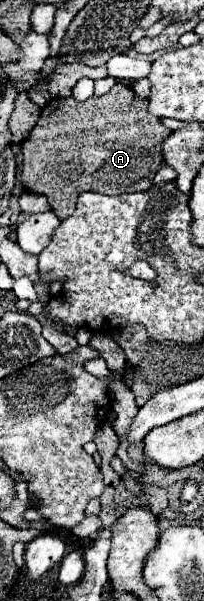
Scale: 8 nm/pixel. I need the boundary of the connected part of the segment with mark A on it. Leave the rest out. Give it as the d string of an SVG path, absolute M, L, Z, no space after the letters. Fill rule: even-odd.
M115 83L115 87L107 95L93 95L87 101L77 101L73 97L67 99L51 99L43 109L37 125L31 135L23 141L23 169L21 183L37 195L45 195L49 199L51 211L65 219L75 211L77 197L83 191L97 191L101 195L121 195L147 191L153 185L153 177L159 171L163 157L161 145L165 137L169 137L171 129L167 129L159 117L153 117L147 111L147 99L141 99L133 93L131 87Z

